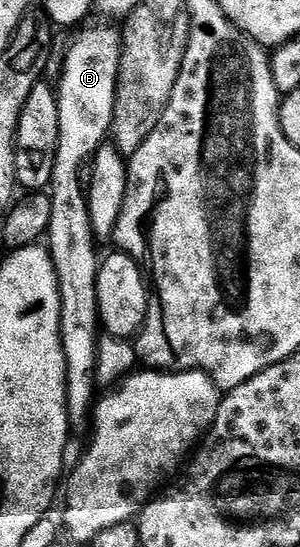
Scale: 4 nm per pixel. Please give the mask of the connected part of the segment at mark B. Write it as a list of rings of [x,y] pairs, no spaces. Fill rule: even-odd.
[[[92,28],[82,33],[67,50],[62,60],[62,81],[56,84],[60,134],[48,192],[51,208],[48,251],[58,275],[62,307],[60,331],[66,359],[66,409],[70,415],[70,423],[74,426],[84,423],[85,420],[87,423],[96,404],[94,369],[98,366],[100,343],[96,294],[100,255],[98,256],[97,250],[94,249],[96,237],[89,216],[87,189],[77,181],[77,170],[82,163],[94,156],[111,131],[114,123],[114,95],[118,89],[118,62],[121,57],[119,33],[110,28]]]

